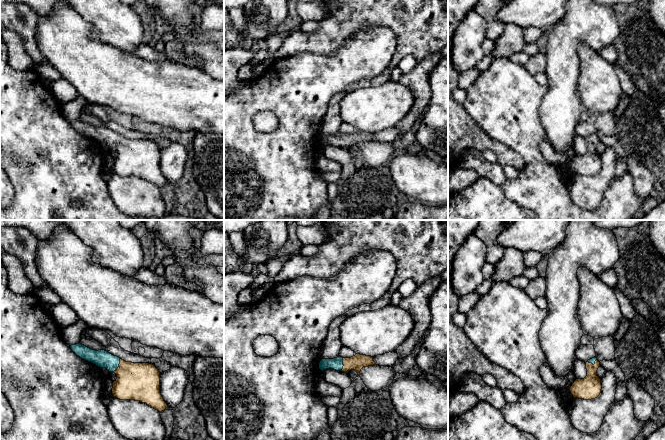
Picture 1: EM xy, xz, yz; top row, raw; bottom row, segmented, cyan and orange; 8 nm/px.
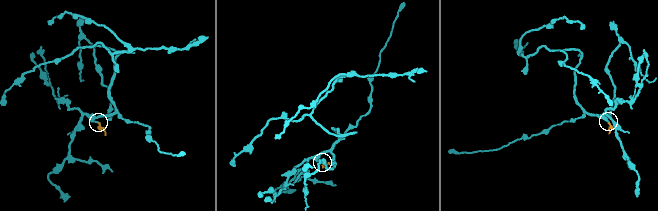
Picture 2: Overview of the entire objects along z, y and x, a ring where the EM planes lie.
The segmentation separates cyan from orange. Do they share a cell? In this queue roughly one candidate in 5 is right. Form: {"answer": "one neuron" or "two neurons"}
{"answer": "one neuron"}

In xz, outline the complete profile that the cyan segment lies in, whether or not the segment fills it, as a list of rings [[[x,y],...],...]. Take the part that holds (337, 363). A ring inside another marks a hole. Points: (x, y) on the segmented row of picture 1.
[[[356,354],[351,358],[337,357],[334,359],[322,359],[319,363],[319,369],[321,371],[325,369],[334,369],[336,371],[347,372],[355,370],[358,375],[363,367],[376,365],[373,361],[373,357]]]

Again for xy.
[[[80,343],[70,348],[80,358],[117,375],[112,388],[114,397],[140,401],[160,413],[168,407],[160,393],[160,372],[154,365],[126,362],[108,351],[96,351]]]

